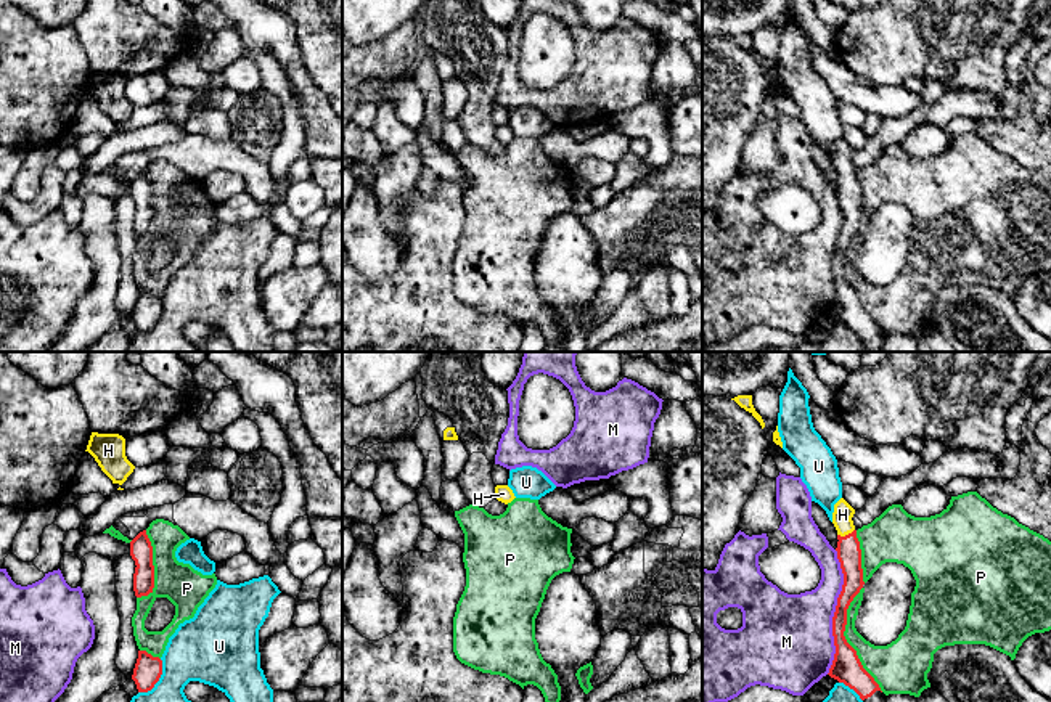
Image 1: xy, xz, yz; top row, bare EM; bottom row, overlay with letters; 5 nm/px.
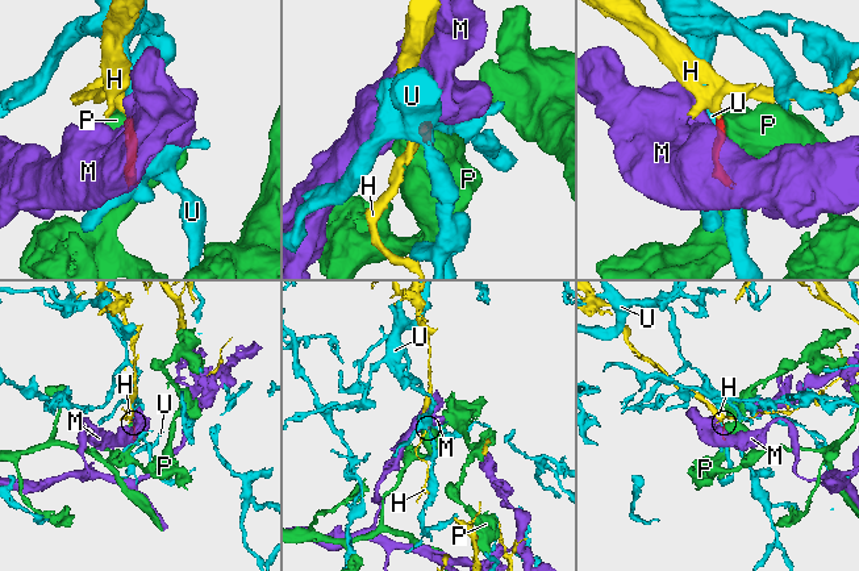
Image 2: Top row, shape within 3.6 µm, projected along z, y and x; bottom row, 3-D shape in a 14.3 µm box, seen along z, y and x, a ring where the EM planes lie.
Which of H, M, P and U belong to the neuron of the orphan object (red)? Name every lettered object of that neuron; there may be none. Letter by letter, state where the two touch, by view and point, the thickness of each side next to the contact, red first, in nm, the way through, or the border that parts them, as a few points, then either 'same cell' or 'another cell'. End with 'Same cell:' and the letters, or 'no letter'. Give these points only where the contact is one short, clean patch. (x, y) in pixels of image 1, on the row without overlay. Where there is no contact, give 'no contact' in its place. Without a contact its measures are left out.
H: contact yz (846, 175); calibres 120 and 100 nm; way yz (849, 193), (846, 175), (842, 155); same cell
M: contact yz (834, 253); calibres 130 and 420 nm; another cell
P: contact yz (846, 280); calibres 150 and 190 nm; another cell
U: contact xy (158, 320); calibres 140 and 300 nm; another cell
Same cell: H

